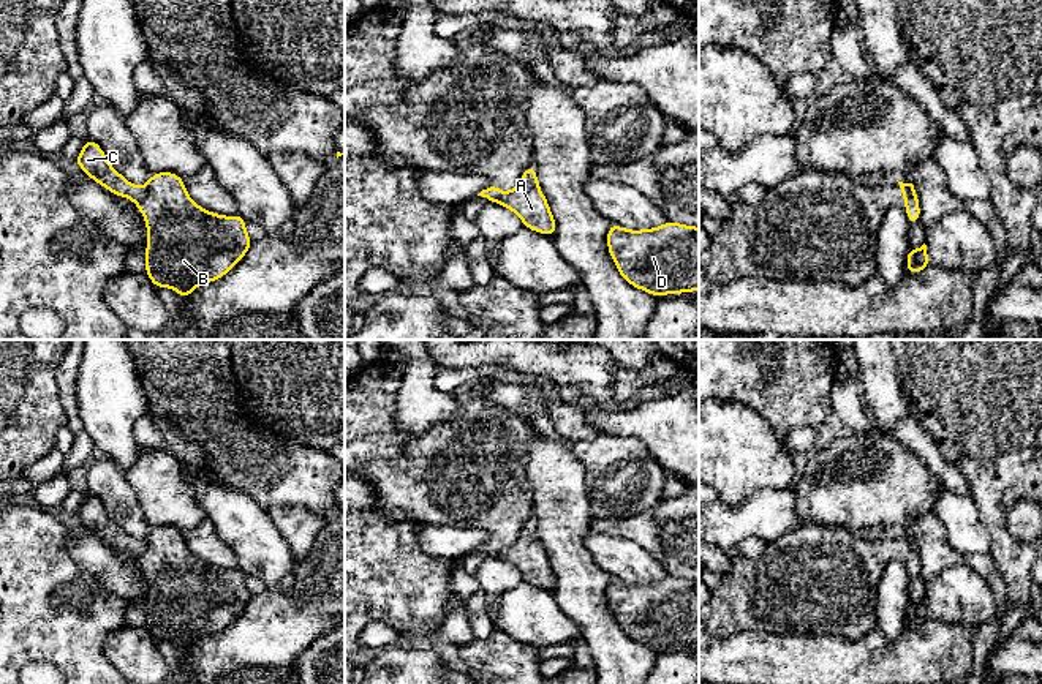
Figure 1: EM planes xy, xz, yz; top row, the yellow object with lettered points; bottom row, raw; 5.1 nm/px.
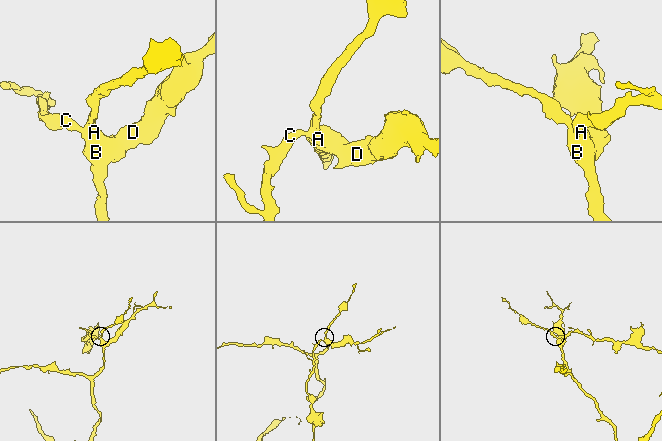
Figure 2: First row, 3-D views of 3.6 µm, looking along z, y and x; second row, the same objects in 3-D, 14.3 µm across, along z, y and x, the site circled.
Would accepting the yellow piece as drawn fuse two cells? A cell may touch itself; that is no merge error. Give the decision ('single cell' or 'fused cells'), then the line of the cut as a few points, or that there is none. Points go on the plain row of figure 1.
fused cells; cut in xy along (144, 541), (144, 553), (138, 558)

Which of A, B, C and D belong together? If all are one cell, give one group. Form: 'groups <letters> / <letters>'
groups A B D / C

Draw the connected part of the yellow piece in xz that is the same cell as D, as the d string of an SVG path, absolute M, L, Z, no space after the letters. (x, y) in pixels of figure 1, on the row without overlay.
M674 575L653 583L607 583L607 603L631 640L655 651L699 645L699 581Z

